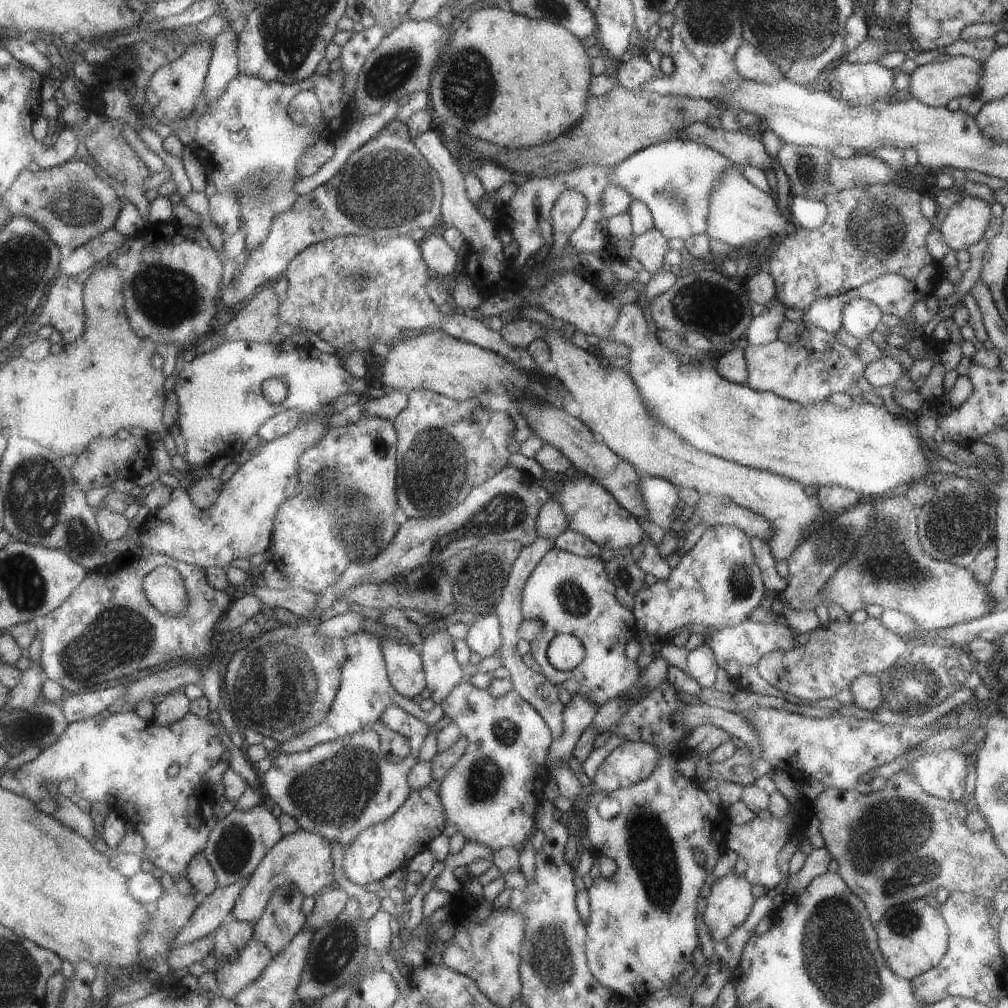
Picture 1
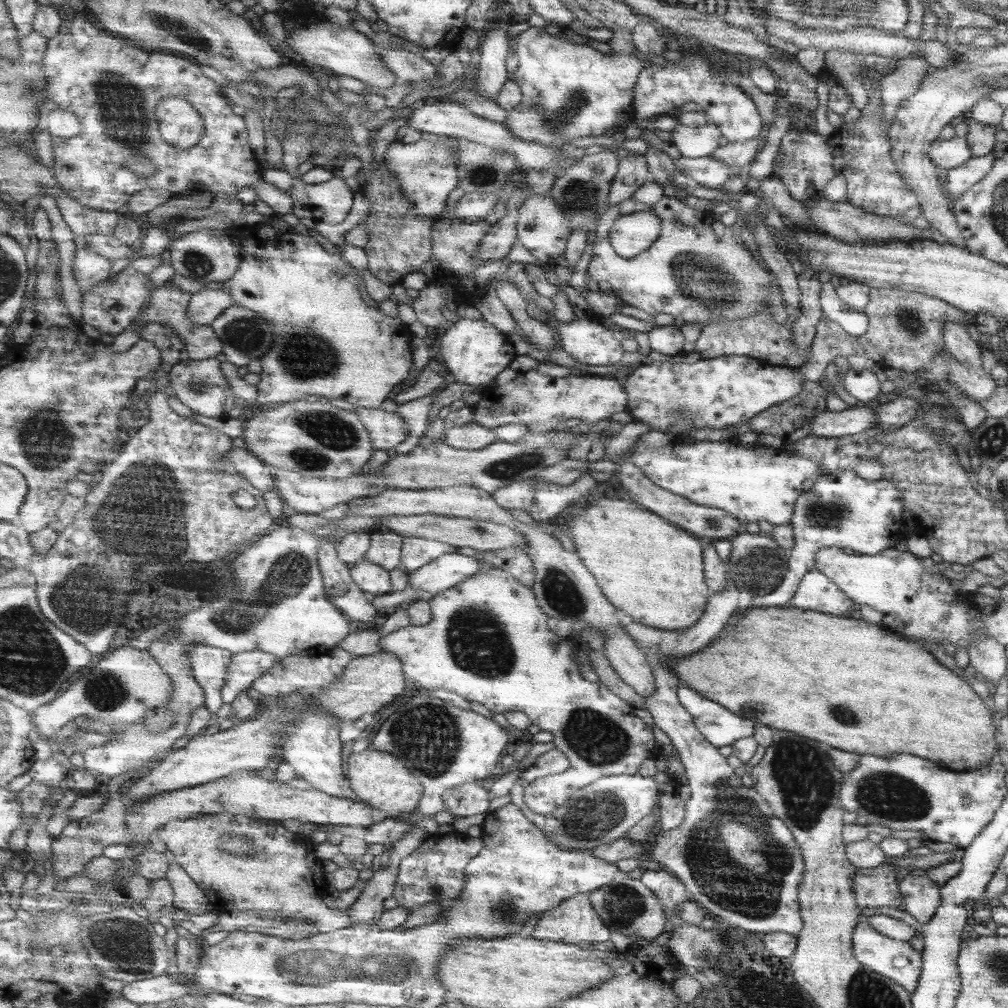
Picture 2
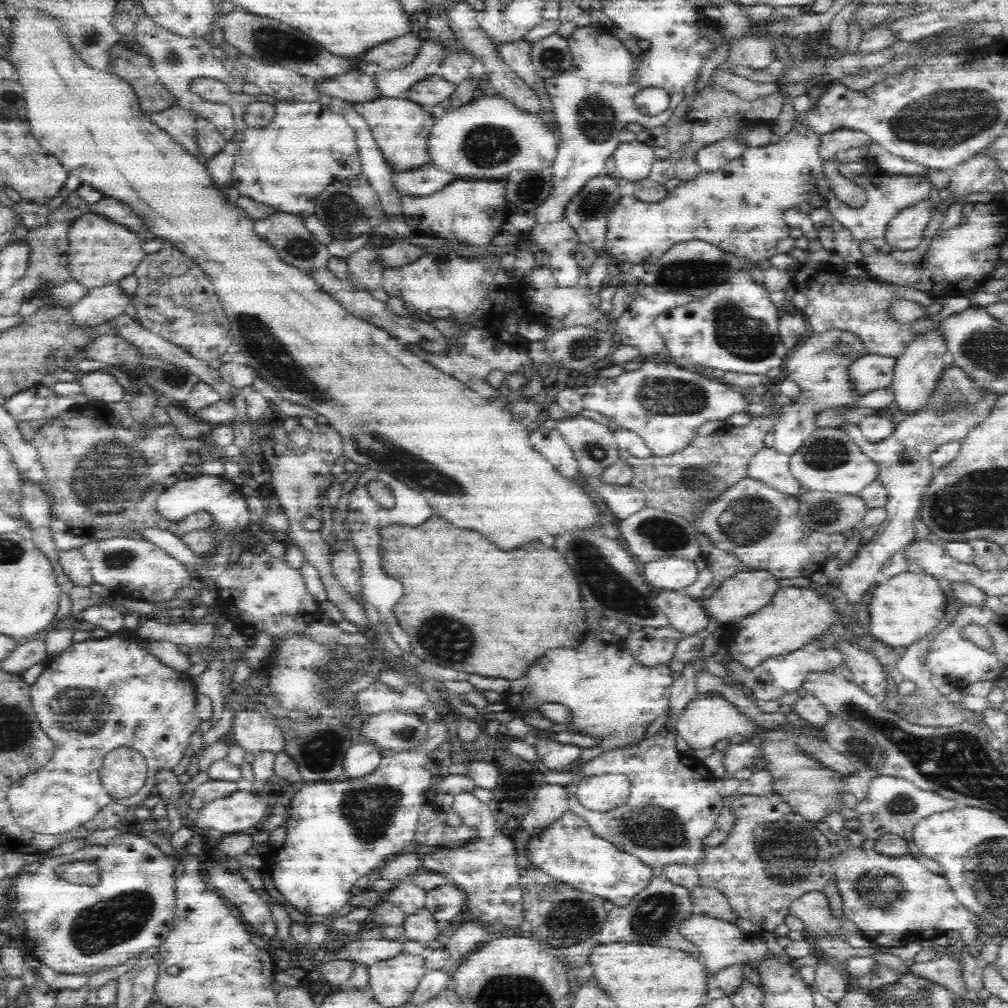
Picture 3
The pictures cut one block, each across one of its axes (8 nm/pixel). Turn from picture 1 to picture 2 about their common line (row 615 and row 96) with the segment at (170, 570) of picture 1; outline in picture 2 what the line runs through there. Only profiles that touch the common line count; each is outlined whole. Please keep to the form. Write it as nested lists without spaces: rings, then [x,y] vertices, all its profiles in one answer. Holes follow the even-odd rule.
[[[163,98],[155,108],[155,118],[161,126],[161,136],[175,148],[191,150],[205,136],[205,120],[185,98]]]

